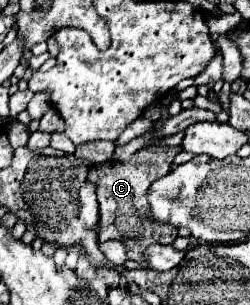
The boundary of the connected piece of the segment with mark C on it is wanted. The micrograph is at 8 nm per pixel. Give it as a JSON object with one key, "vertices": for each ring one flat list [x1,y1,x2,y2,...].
{"vertices":[[156,144,156,146,138,150,128,162,108,160,108,162,90,166,90,178,96,184,96,194,100,204,100,234,98,234,100,242,106,242,106,240,124,242,124,246,128,246,128,258,140,262,142,252,150,244,172,244,176,240,178,230,174,226,152,220,150,206,146,200,146,190,154,180,170,172,172,160,178,152,180,148]]}

